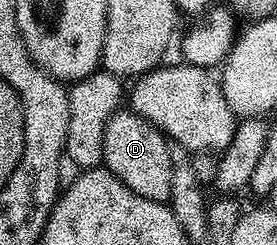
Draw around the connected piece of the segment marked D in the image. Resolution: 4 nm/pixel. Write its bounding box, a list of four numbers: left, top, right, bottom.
[103,108,171,203]

